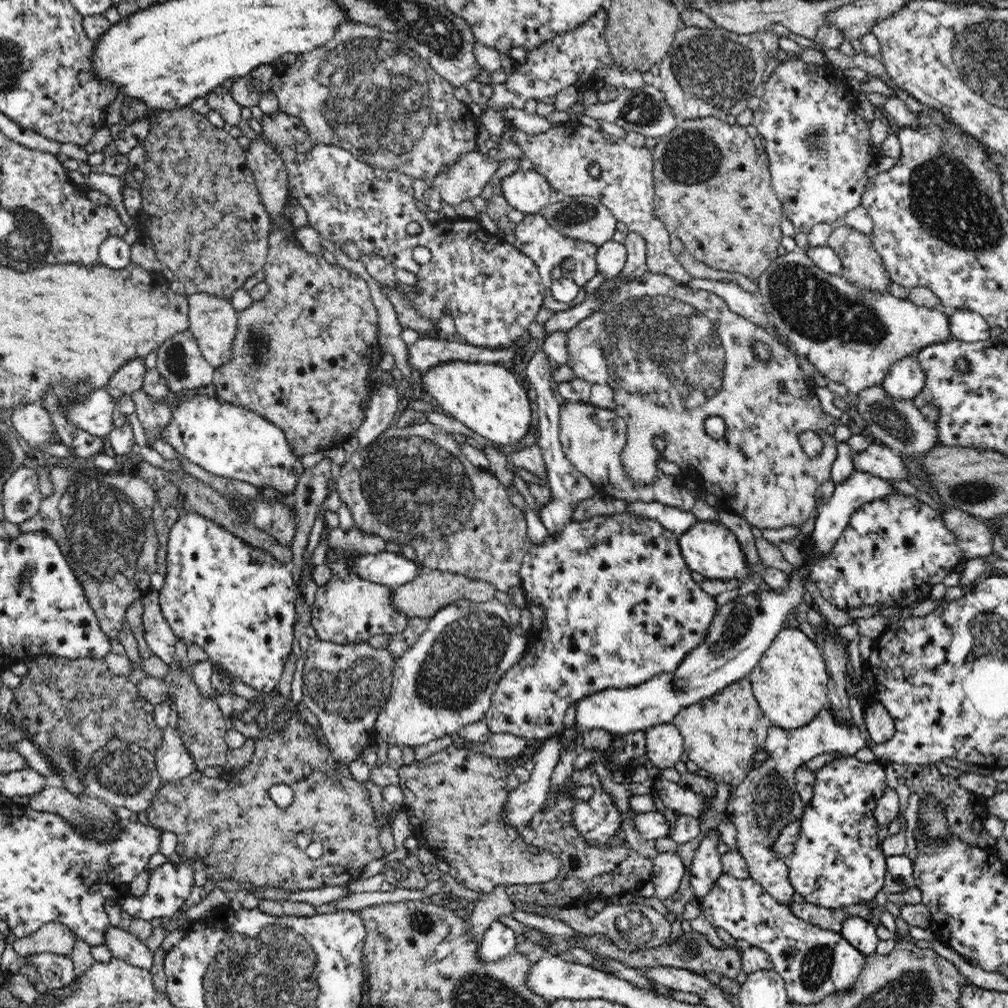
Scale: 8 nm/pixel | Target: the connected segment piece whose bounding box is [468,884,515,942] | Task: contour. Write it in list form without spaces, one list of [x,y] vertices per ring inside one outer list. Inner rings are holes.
[[[502,884],[488,896],[480,897],[478,901],[475,901],[475,907],[468,920],[470,939],[476,939],[476,942],[480,942],[484,933],[500,914],[510,914],[514,910],[514,903],[510,901],[505,886]]]

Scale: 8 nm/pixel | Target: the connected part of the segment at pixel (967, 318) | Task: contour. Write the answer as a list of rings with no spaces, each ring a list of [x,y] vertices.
[[[970,309],[947,310],[948,331],[952,338],[964,342],[980,342],[988,340],[990,326],[980,314]]]

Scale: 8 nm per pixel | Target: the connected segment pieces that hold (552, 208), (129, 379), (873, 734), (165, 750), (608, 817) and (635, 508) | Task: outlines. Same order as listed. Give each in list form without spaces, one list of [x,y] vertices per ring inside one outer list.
[[[566,196],[562,201],[548,204],[540,212],[548,225],[556,229],[560,235],[568,239],[592,243],[597,247],[612,240],[616,232],[616,217],[612,215],[610,209],[604,206],[599,199],[591,196]]]
[[[132,360],[132,362],[127,362],[124,366],[121,366],[110,377],[104,389],[116,401],[114,412],[118,411],[117,406],[122,396],[131,396],[133,392],[141,388],[146,373],[147,369],[144,360]]]
[[[872,701],[864,707],[865,728],[869,738],[878,747],[890,746],[893,744],[896,735],[896,728],[892,715],[886,711],[886,707],[878,701]]]
[[[173,709],[168,726],[163,730],[162,746],[154,753],[160,784],[184,778],[195,771],[194,759],[190,758],[190,754],[182,746],[182,739],[176,731],[176,718],[177,713]]]
[[[578,769],[571,774],[575,784],[593,785],[595,786],[594,796],[585,801],[576,801],[573,804],[573,823],[575,827],[580,831],[581,836],[587,840],[592,846],[600,846],[600,844],[610,844],[614,839],[614,836],[620,832],[620,811],[616,809],[612,798],[606,794],[606,792],[600,786],[600,779],[596,773],[592,773],[590,769]]]
[[[634,501],[626,504],[625,514],[630,516],[648,517],[656,520],[672,533],[680,536],[692,524],[697,522],[696,516],[692,512],[685,512],[678,508],[672,508],[659,502]]]

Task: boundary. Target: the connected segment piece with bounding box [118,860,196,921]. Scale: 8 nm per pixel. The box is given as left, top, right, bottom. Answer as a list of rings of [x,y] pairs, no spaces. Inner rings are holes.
[[[166,860],[161,865],[156,866],[148,876],[147,891],[144,896],[136,898],[133,895],[128,895],[123,899],[118,900],[120,907],[134,919],[152,920],[152,918],[162,919],[165,916],[172,917],[178,908],[186,902],[188,896],[196,888],[194,884],[195,869],[193,862],[172,862]]]

